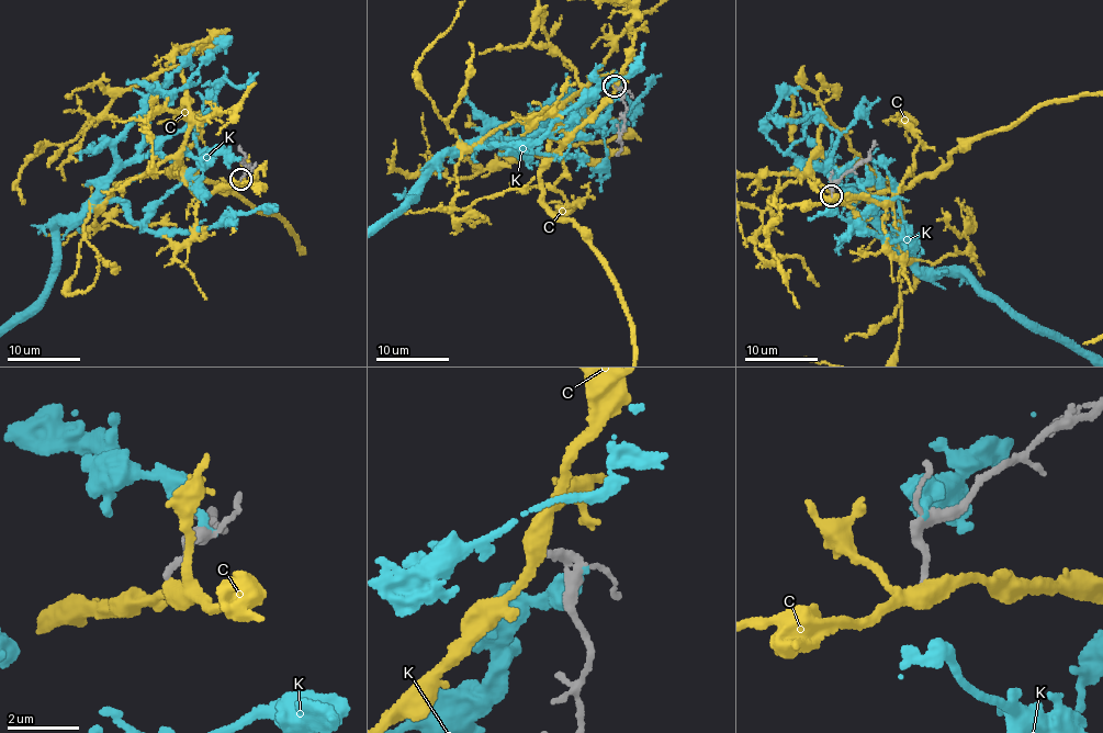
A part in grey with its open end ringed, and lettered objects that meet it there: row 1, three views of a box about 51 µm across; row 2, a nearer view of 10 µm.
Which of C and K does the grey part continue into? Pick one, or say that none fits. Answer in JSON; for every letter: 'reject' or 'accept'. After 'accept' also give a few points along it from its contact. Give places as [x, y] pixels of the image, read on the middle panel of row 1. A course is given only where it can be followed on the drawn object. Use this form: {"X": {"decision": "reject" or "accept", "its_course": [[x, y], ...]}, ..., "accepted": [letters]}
{"C": {"decision": "reject"}, "K": {"decision": "reject"}, "accepted": []}

